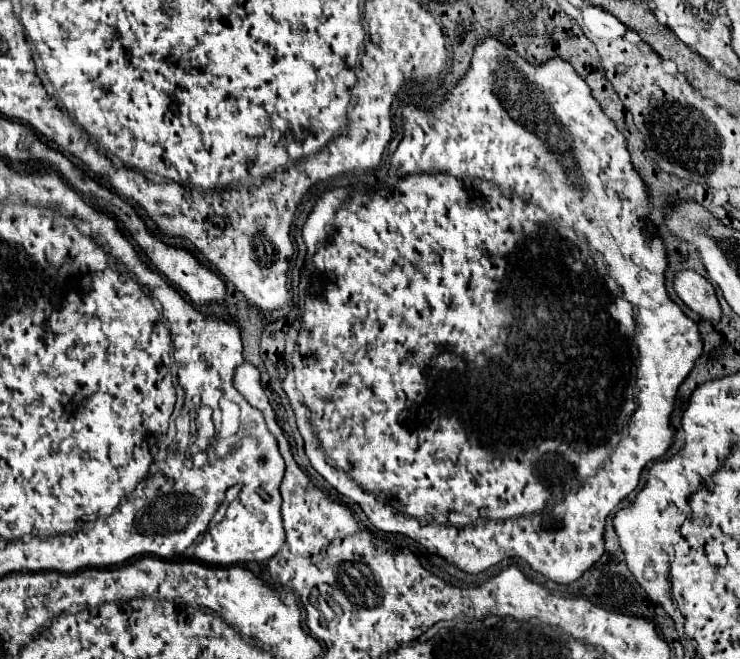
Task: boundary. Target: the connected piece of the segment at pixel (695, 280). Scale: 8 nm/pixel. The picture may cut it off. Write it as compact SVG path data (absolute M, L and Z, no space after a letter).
M684 269L674 275L674 291L676 295L700 317L716 321L722 315L722 309L718 305L714 287L708 279L700 277L696 271Z

